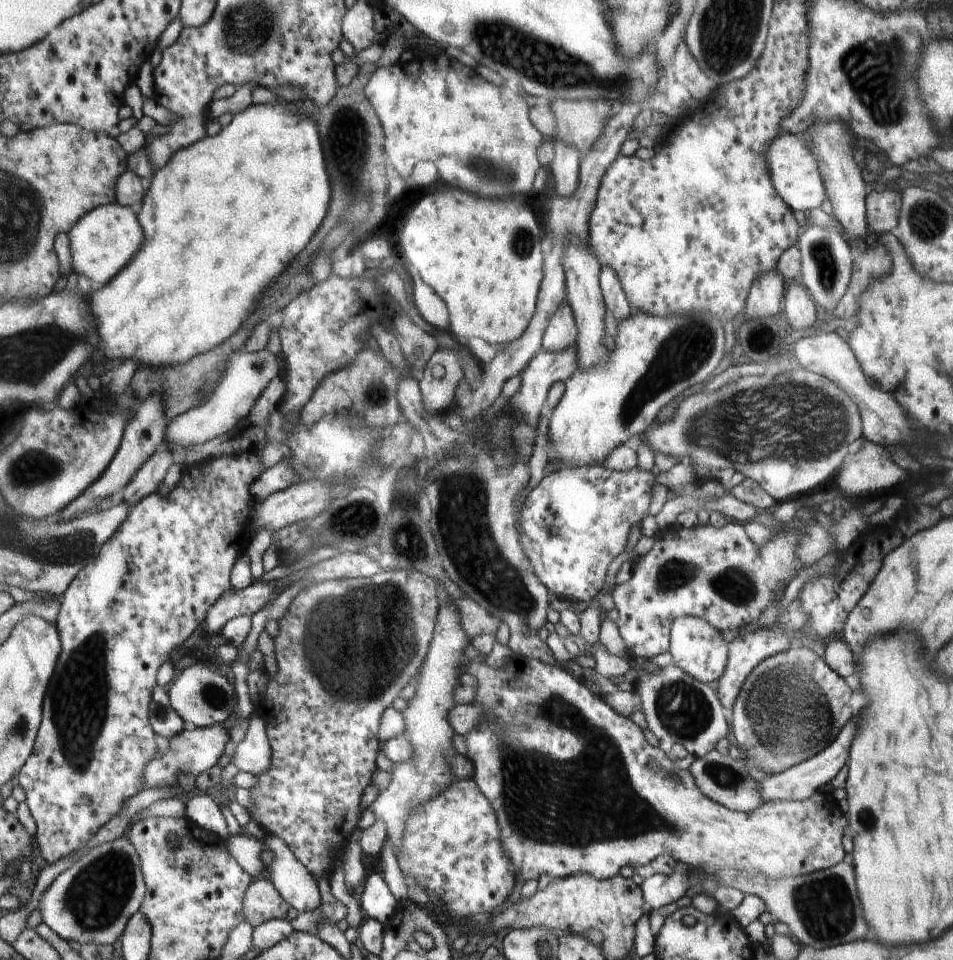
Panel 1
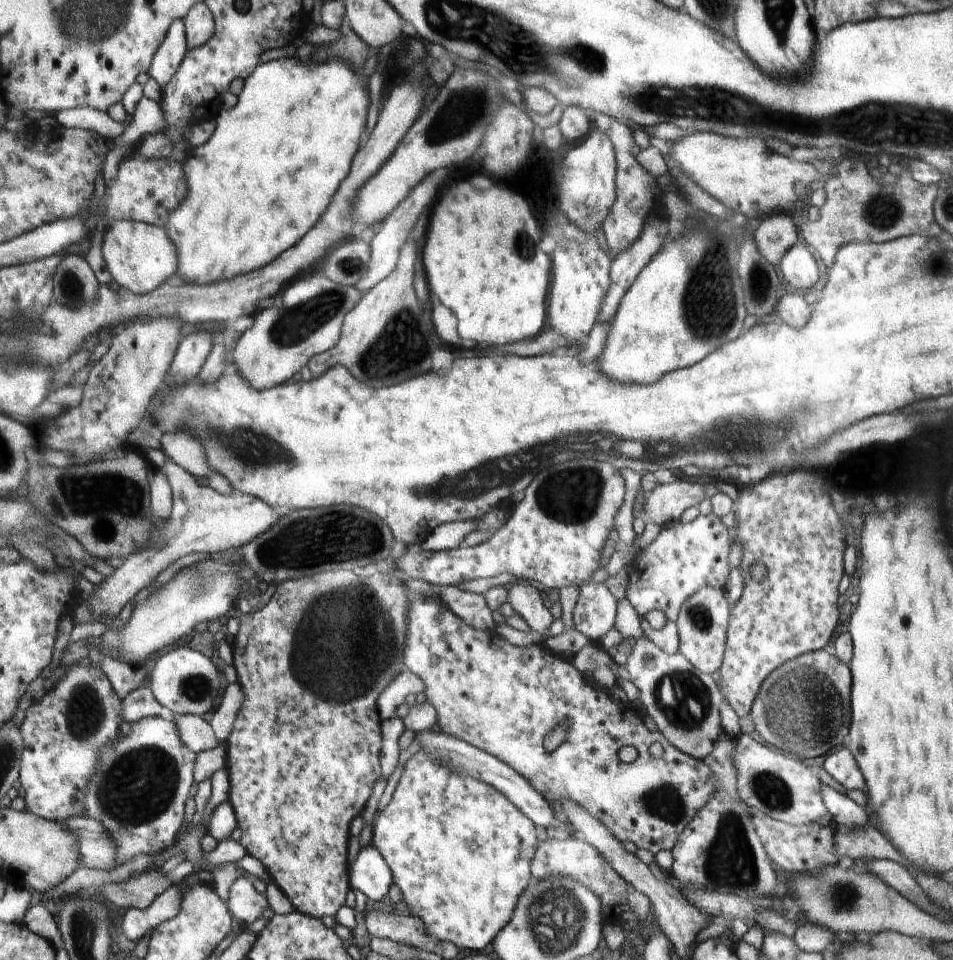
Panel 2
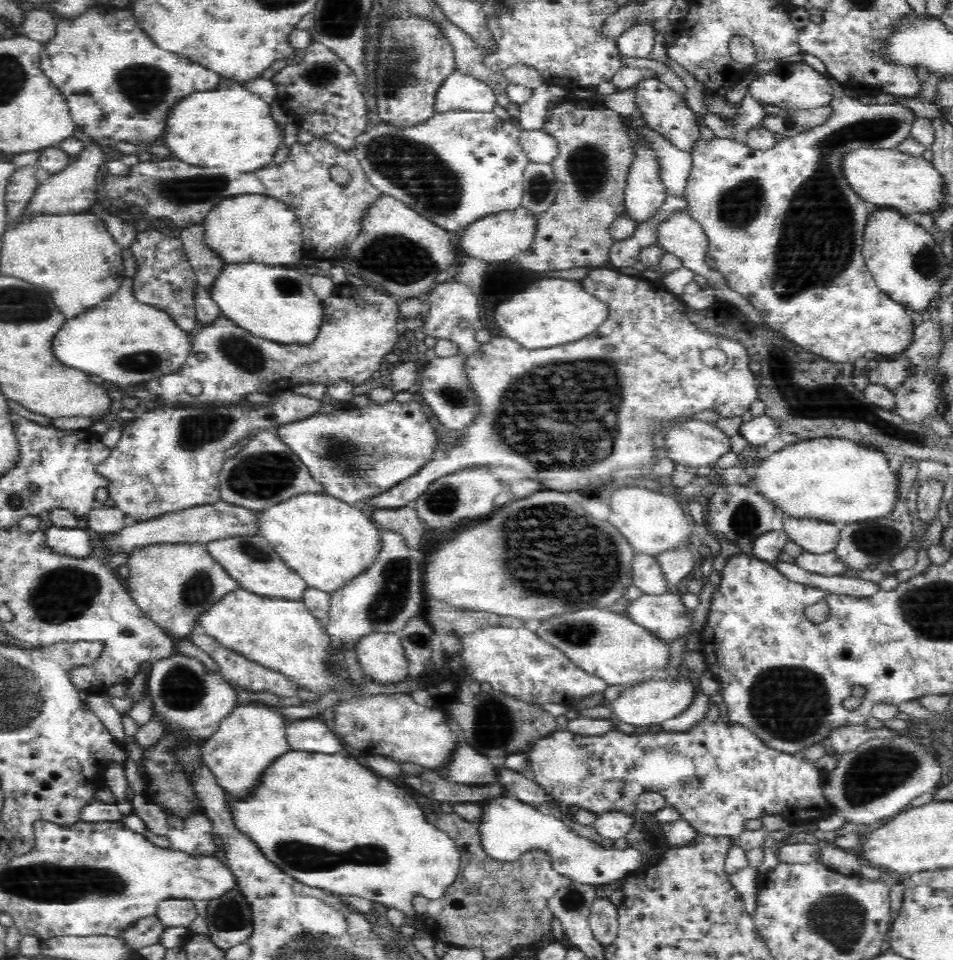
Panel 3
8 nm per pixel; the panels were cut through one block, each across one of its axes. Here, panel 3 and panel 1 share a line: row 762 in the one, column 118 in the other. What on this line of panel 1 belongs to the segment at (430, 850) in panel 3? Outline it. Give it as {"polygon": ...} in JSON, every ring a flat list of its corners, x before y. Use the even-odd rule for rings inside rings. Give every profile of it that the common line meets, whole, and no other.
{"polygon":[[254,103,239,115,234,116,233,121,217,135,207,135,200,142,176,152,173,159,156,172,152,181,149,182,147,195,142,204,143,209,138,213,138,218,146,232,142,250,112,283,107,284,101,291,88,293,91,312,97,319,101,337,99,350,108,360,116,360,116,358,130,360,132,358,138,365,146,365,153,369,177,367,190,362,192,358,204,352,218,348,222,342,230,340,238,330,241,330,242,323,256,308,265,290,270,288,270,285,274,287,274,282,286,272,287,268,290,268,290,264,300,254,300,251,308,246,308,242,312,240,312,236,320,228,328,212,331,188,328,174,326,174,326,162,324,162,318,130,312,120,300,118,298,114,300,111,295,111,288,105,280,103,257,105]]}

